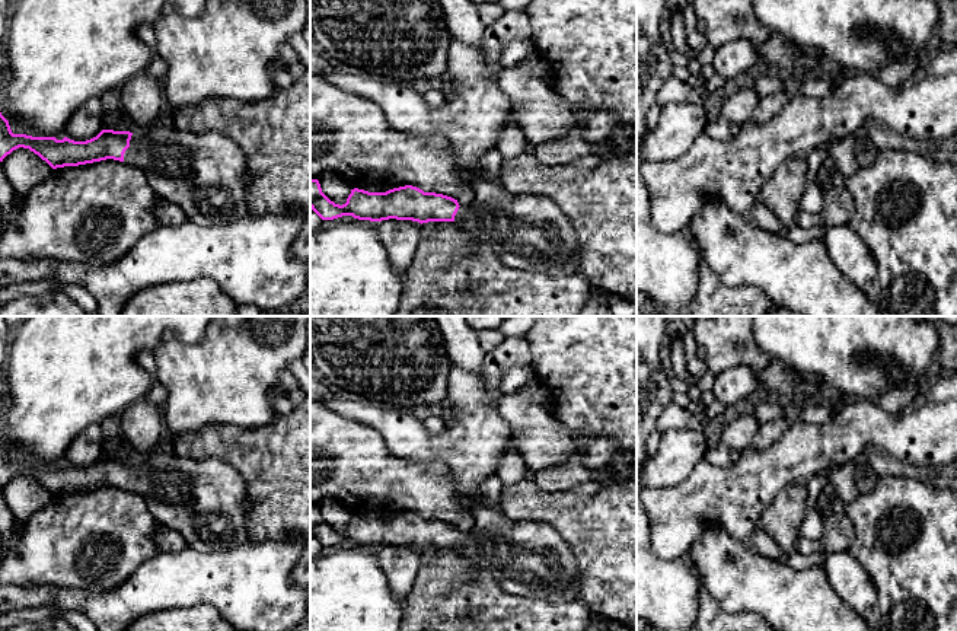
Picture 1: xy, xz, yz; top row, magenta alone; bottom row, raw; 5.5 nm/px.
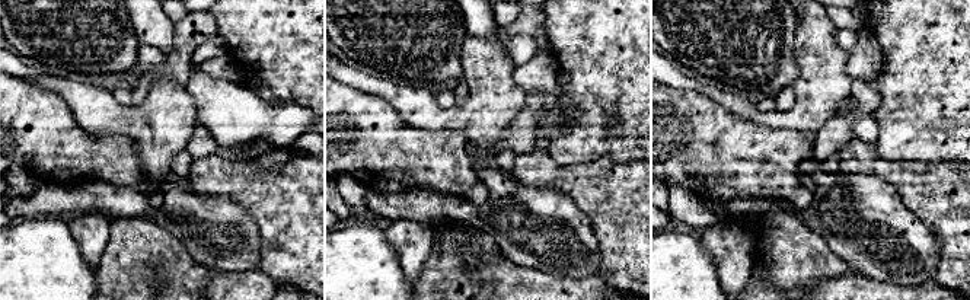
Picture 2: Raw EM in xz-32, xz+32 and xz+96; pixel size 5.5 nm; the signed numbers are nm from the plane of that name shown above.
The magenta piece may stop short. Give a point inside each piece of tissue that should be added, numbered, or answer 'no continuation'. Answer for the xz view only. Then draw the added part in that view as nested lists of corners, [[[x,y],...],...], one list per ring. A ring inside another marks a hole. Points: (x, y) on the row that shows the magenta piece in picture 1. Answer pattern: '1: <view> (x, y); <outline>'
1: xz (530, 232); [[[482,172],[470,175],[468,184],[475,200],[466,208],[459,207],[454,223],[489,245],[503,264],[554,277],[580,274],[572,223],[549,197],[510,192],[498,179],[489,179]]]

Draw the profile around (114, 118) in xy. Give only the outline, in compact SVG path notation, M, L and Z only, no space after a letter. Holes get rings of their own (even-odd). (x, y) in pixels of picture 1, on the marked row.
M109 90L101 98L103 102L103 130L135 133L121 108L119 90Z

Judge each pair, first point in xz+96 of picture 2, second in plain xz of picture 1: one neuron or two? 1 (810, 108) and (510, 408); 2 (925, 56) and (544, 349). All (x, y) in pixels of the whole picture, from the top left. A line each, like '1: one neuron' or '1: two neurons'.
1: two neurons
2: one neuron

